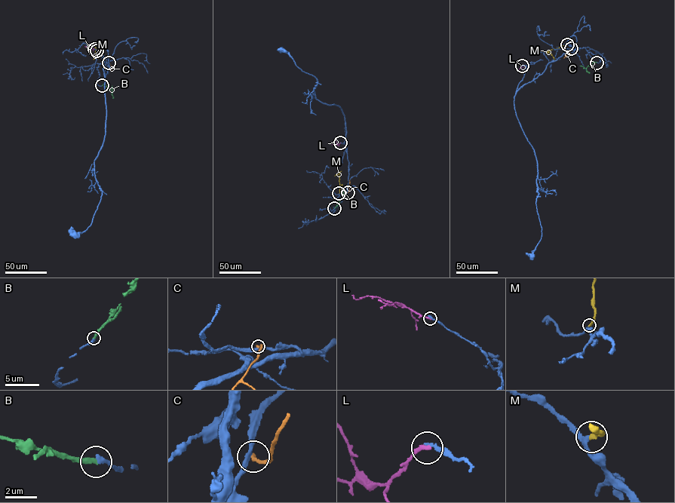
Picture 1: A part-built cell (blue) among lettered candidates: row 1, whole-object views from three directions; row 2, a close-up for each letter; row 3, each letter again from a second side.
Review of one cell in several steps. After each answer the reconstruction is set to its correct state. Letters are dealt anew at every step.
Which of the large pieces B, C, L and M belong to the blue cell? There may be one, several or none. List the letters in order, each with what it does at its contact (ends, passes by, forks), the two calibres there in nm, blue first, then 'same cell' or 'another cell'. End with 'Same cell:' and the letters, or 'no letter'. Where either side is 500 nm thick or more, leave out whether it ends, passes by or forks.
B: it ends there; 260 nm thick on the blue side, 280 nm on the other; same cell
C: it ends there; 300 nm thick on the blue side, 240 nm on the other; another cell
L: it ends there; 200 nm thick on the blue side, 240 nm on the other; another cell
M: it ends there; 240 nm thick on the blue side, 280 nm on the other; same cell
Same cell: B, M

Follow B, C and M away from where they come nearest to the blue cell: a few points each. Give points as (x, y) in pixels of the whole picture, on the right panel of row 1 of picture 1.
B: (596, 62), (587, 67), (589, 73)
C: (571, 48), (563, 58)
M: (567, 44), (548, 51), (556, 60)

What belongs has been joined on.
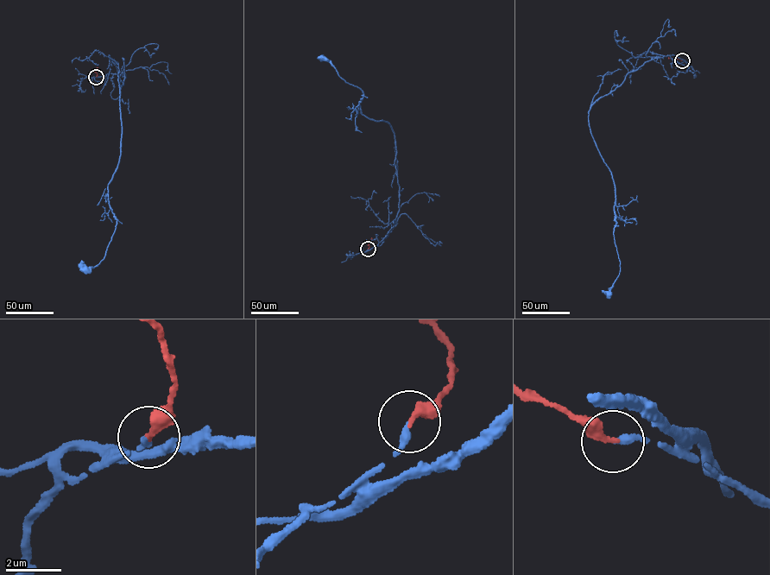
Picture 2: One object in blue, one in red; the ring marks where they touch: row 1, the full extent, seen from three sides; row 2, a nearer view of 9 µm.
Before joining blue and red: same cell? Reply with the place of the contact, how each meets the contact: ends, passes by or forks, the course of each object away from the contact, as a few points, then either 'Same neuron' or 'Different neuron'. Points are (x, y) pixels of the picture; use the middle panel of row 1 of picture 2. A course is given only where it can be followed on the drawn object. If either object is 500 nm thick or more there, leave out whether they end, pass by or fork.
Place: (368, 249). At the ring blue ends. At the ring red ends. Course of blue: (368, 249), (387, 237), (399, 211), (394, 133), (387, 121), (362, 114), (361, 89), (346, 82), (323, 59). Course of red: (368, 249), (371, 237). Same neuron

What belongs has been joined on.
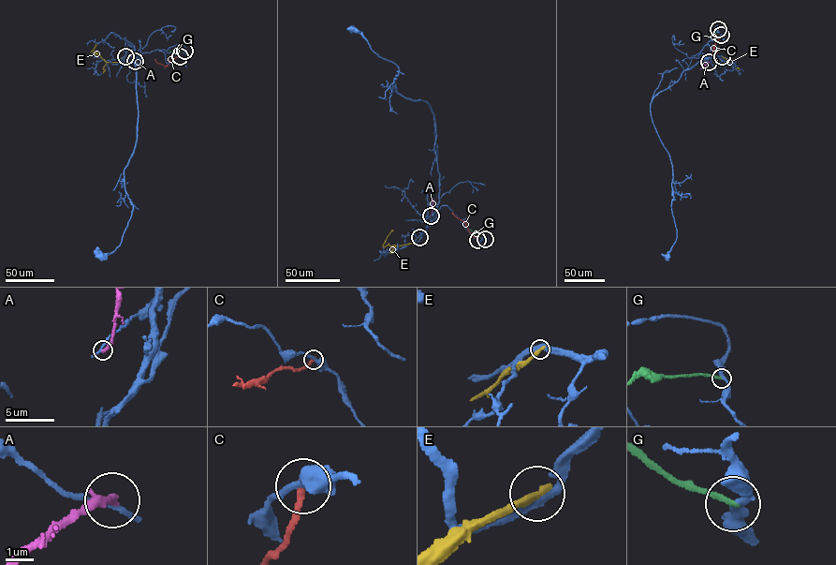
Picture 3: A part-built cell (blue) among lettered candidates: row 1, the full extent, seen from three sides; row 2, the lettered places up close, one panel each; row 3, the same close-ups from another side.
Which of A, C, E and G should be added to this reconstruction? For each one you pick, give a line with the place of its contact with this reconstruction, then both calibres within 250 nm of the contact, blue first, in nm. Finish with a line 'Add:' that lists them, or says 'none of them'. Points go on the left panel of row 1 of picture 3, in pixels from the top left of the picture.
Add: none of them

